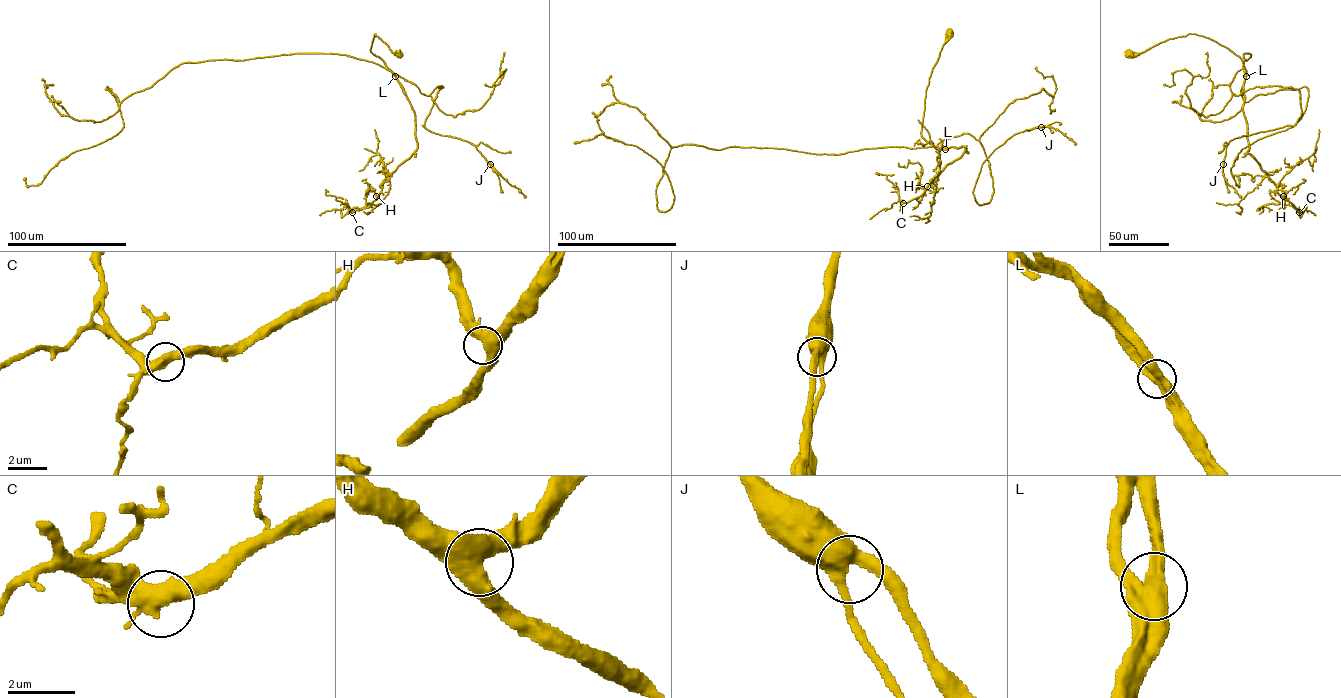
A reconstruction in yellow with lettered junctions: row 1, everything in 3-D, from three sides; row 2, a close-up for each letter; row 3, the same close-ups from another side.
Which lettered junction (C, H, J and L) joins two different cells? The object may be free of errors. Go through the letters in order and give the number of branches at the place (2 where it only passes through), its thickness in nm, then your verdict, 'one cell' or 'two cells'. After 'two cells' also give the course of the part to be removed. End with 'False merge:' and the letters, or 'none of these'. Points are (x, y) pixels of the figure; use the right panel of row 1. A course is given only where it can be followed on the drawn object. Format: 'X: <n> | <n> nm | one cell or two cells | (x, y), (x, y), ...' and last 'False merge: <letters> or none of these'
C: 3 | 440 nm | one cell
H: 3 | 480 nm | one cell
J: 3 | 440 nm | one cell
L: 3 | 460 nm | one cell
False merge: none of these

